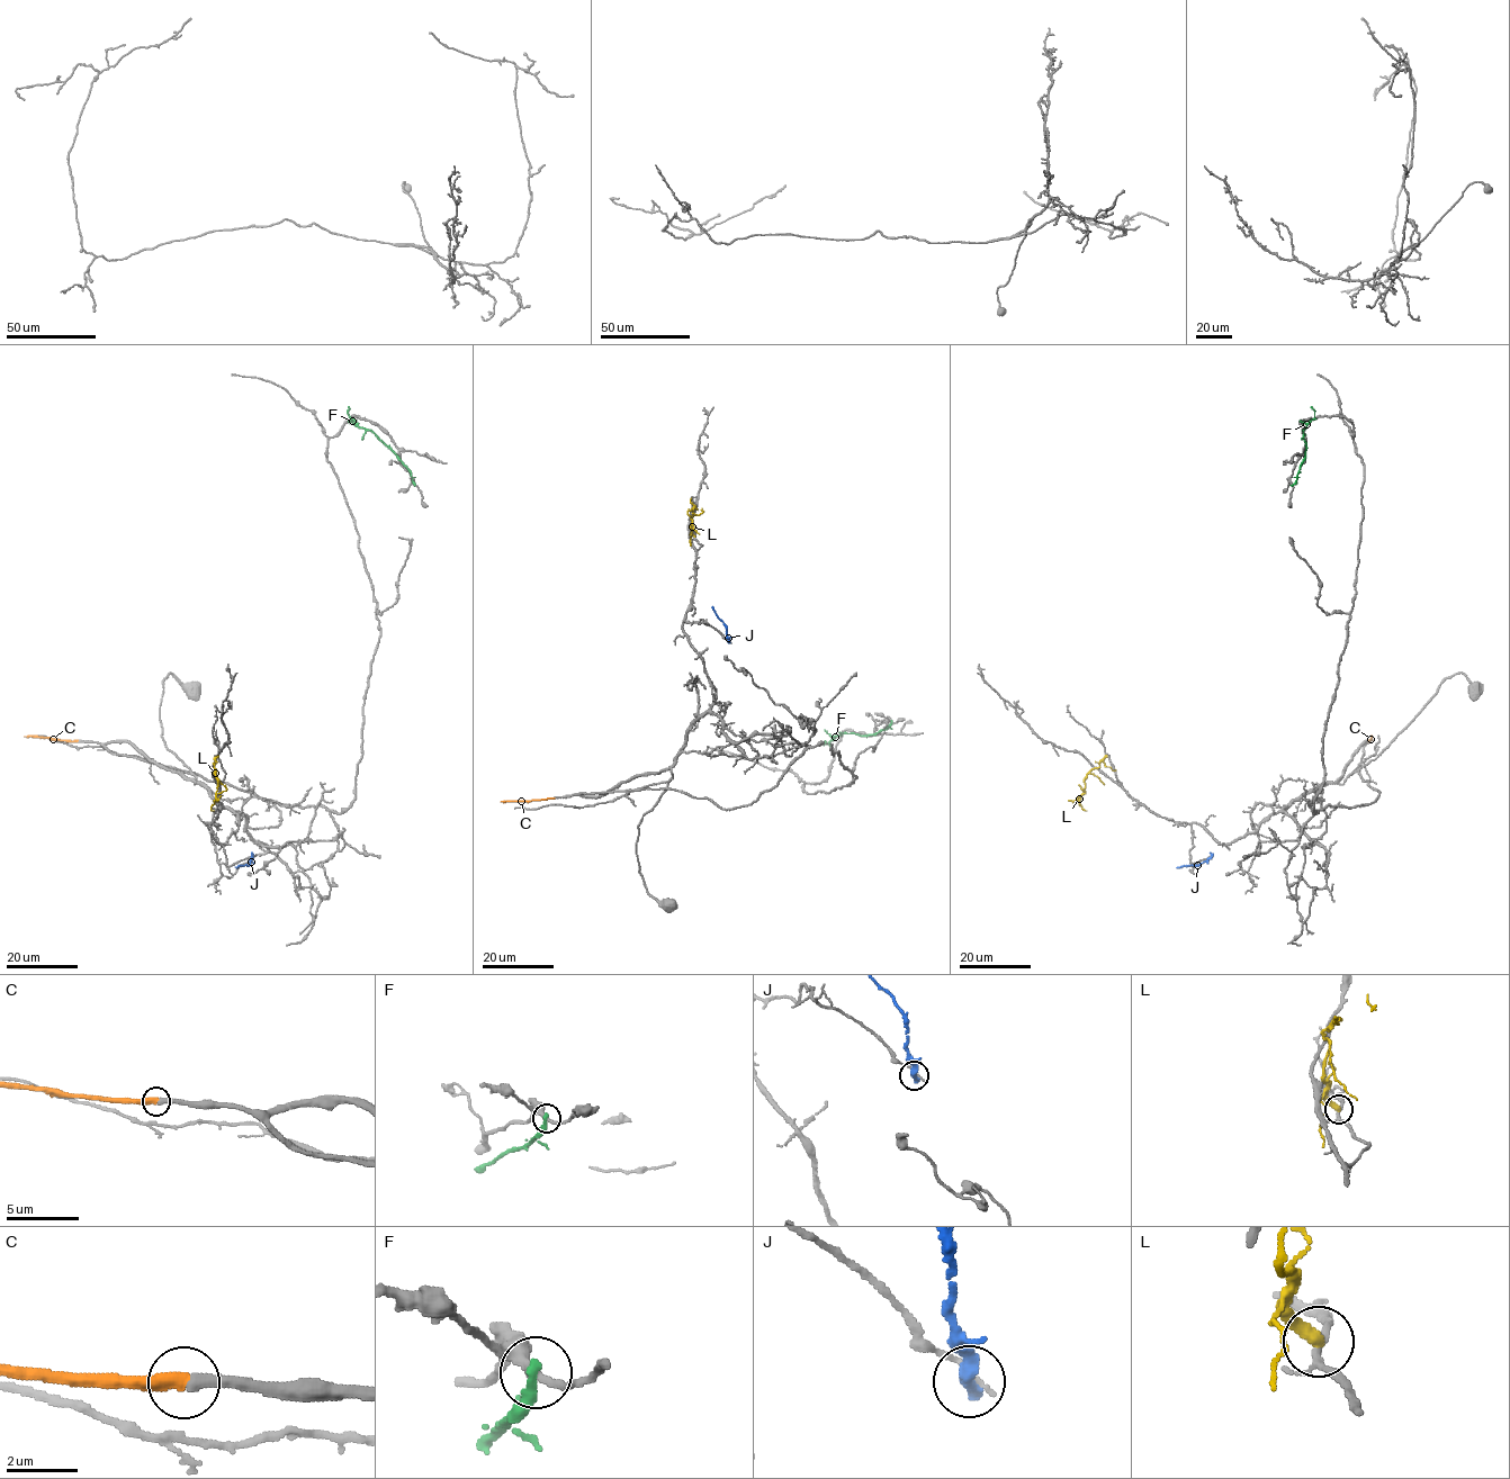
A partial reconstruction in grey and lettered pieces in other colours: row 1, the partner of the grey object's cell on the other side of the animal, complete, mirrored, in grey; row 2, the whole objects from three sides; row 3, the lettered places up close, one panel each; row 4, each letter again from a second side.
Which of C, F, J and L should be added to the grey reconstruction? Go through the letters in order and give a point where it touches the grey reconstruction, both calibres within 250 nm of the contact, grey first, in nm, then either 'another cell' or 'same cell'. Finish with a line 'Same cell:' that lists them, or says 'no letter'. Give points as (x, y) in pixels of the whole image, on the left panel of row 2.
C: contact (77, 741); calibres 340 and 420 nm; same cell
F: contact (414, 485); calibres 240 and 280 nm; another cell
J: contact (252, 856); calibres 160 and 500 nm; another cell
L: contact (217, 755); calibres 170 and 440 nm; another cell
Same cell: C

